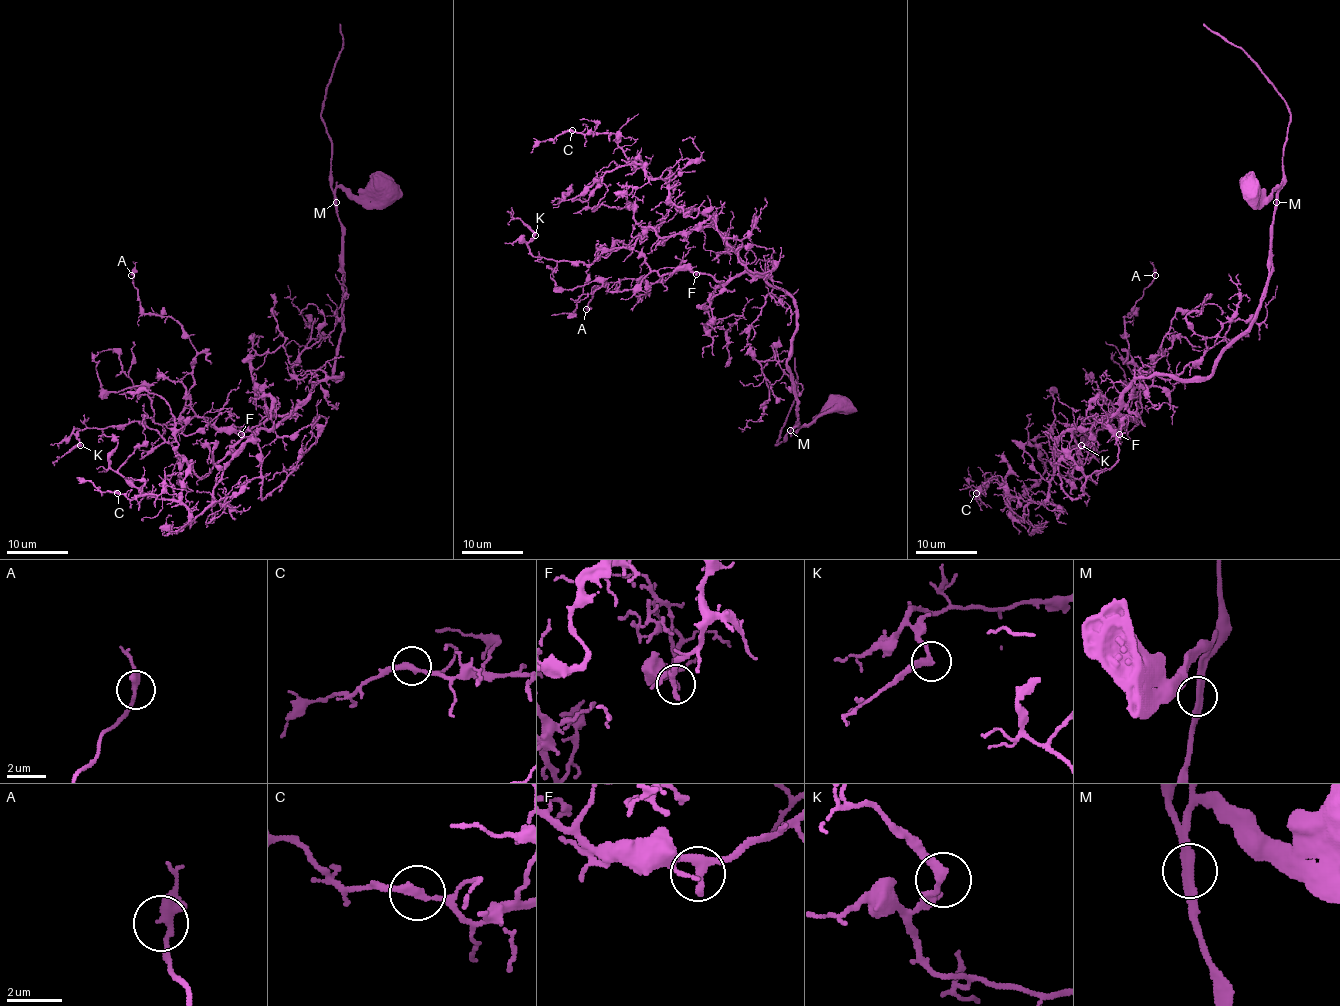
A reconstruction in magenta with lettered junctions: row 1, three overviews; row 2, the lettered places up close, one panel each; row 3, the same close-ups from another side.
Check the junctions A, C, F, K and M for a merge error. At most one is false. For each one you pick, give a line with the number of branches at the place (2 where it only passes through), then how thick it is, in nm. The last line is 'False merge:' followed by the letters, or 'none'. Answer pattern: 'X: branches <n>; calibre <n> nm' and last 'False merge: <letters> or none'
False merge: none

